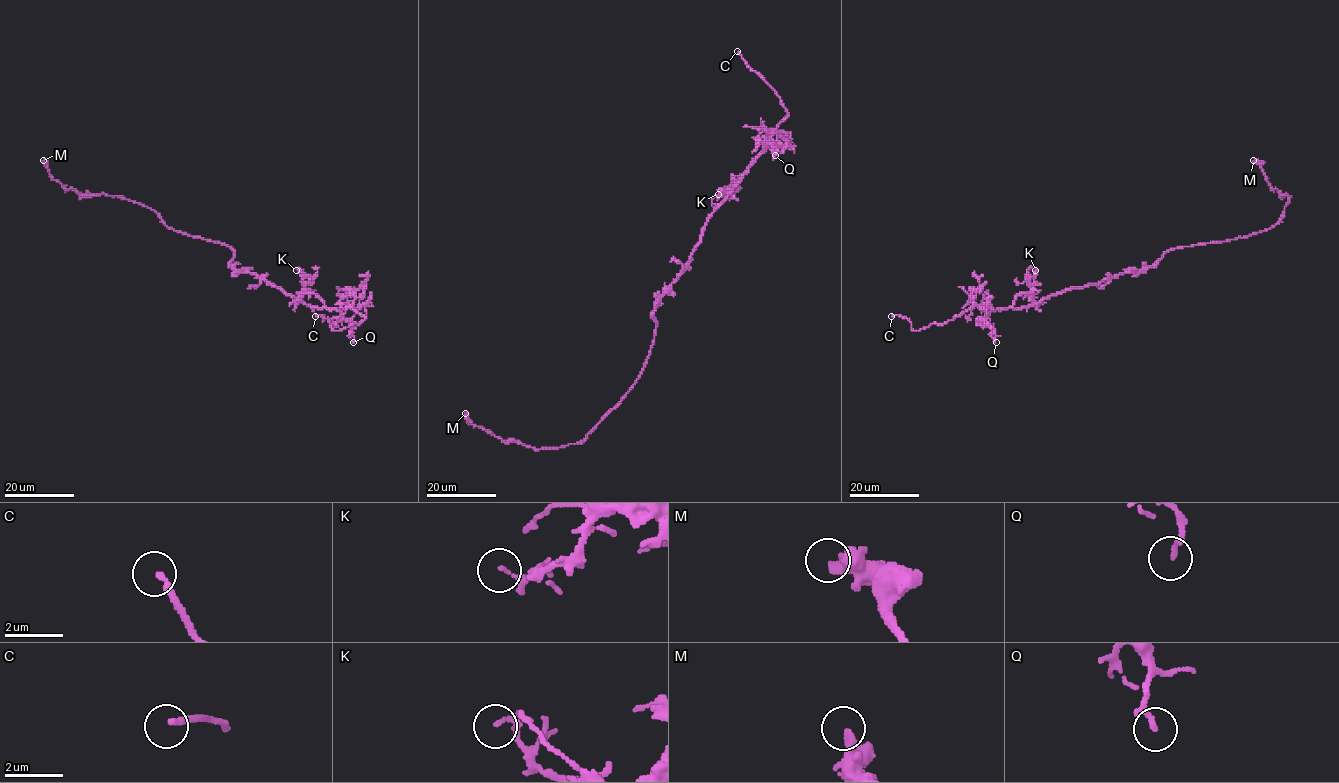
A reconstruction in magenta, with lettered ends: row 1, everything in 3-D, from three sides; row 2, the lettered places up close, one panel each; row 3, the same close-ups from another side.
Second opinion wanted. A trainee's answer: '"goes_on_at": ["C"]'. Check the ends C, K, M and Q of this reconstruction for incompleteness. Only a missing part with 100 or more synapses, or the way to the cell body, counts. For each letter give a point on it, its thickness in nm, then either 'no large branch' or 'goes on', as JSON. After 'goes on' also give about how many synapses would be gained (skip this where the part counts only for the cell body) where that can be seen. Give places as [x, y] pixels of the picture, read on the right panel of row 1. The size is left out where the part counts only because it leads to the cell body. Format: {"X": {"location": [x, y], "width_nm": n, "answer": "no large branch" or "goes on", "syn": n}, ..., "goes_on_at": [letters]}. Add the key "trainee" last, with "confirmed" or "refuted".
{"C": {"location": [891, 316], "width_nm": 200, "answer": "goes on"}, "K": {"location": [1035, 270], "width_nm": 190, "answer": "no large branch"}, "M": {"location": [1253, 160], "width_nm": 360, "answer": "no large branch"}, "Q": {"location": [996, 342], "width_nm": 170, "answer": "no large branch"}, "goes_on_at": ["C"], "trainee": "confirmed"}

